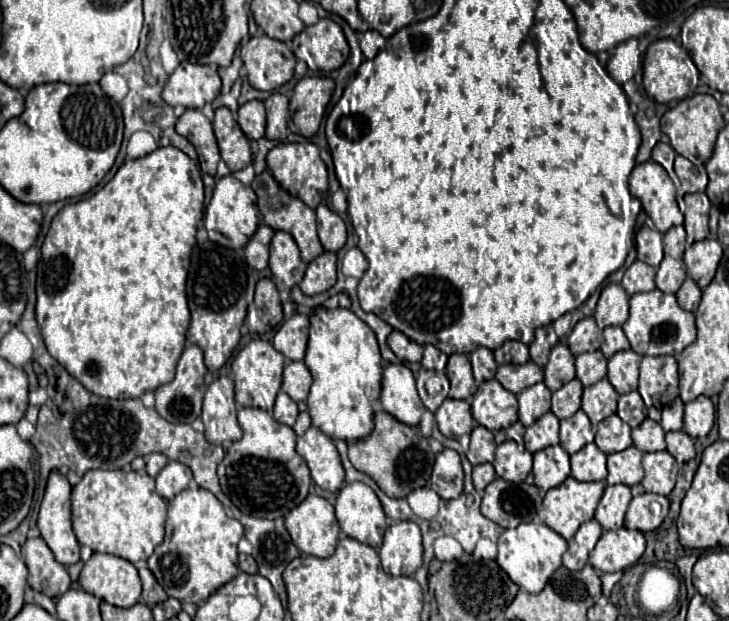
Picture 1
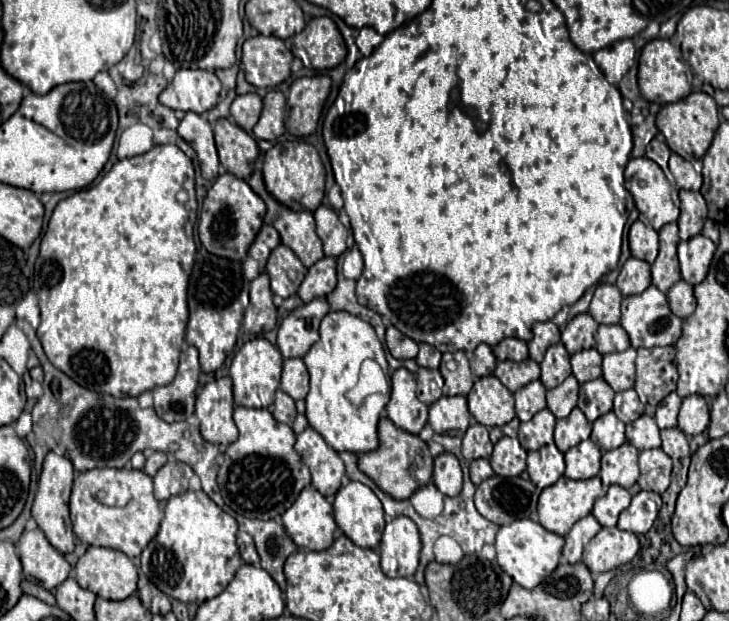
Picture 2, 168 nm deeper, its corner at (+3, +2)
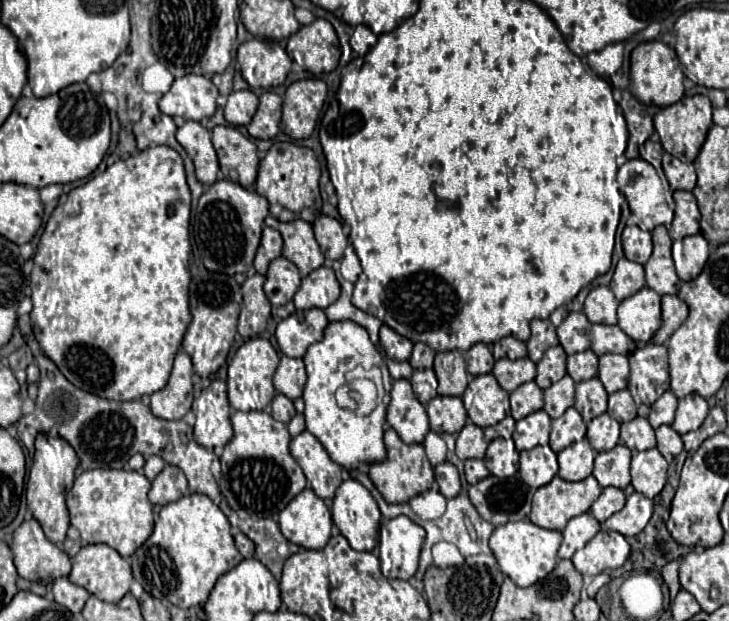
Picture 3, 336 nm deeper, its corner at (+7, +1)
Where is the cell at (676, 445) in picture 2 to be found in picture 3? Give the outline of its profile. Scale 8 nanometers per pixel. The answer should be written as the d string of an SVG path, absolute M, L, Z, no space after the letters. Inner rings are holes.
M671 426L657 428L655 432L657 432L657 450L659 450L669 462L683 452L683 440L681 440L681 436L679 436Z

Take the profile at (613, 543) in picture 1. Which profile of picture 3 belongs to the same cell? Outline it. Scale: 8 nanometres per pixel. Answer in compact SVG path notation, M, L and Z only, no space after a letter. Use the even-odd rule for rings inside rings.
M601 530L571 558L583 576L597 576L605 570L615 570L629 558L629 542L613 530Z

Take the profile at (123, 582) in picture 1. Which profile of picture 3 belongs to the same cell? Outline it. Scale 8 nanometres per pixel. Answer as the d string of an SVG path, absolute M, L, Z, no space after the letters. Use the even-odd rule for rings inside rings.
M89 544L83 546L73 558L73 570L69 574L69 580L77 586L87 588L87 592L91 592L103 602L119 602L129 592L133 574L129 562L119 552L115 552L107 544Z

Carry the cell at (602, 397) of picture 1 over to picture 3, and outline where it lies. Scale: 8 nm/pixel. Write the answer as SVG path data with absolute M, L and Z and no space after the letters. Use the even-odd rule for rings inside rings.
M591 378L575 386L575 410L585 422L607 412L607 390L599 378Z

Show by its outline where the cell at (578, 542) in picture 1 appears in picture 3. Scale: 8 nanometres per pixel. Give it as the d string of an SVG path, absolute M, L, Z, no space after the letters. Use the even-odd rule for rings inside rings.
M589 512L571 518L563 530L559 558L571 558L579 548L583 548L599 532L599 528L601 524Z

